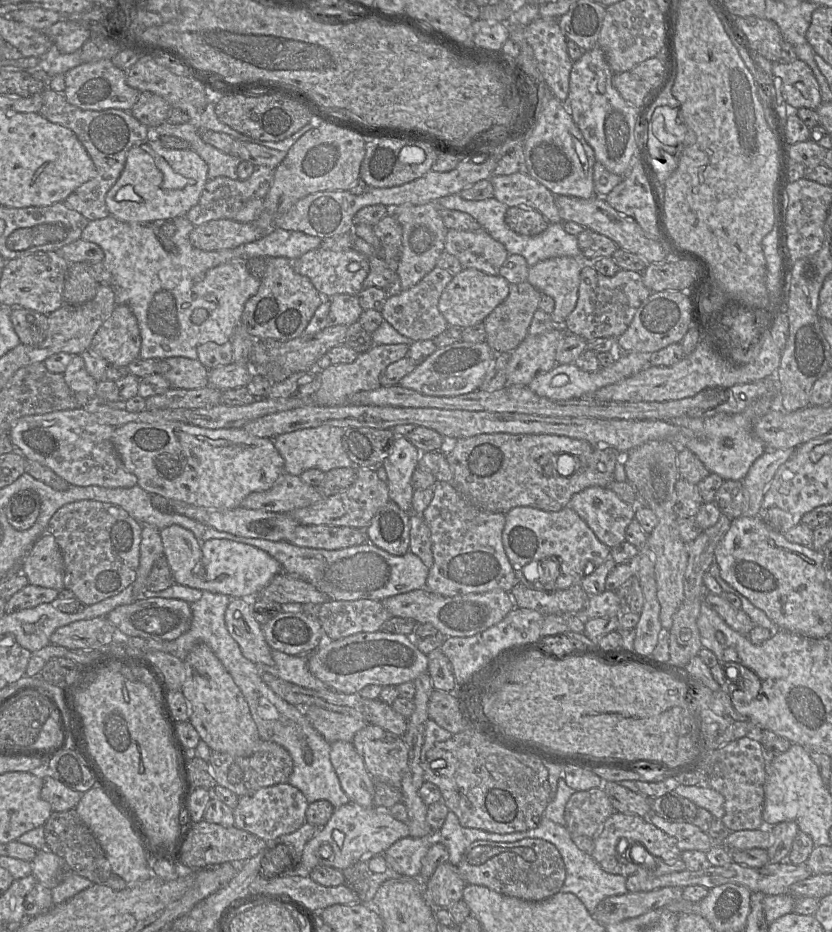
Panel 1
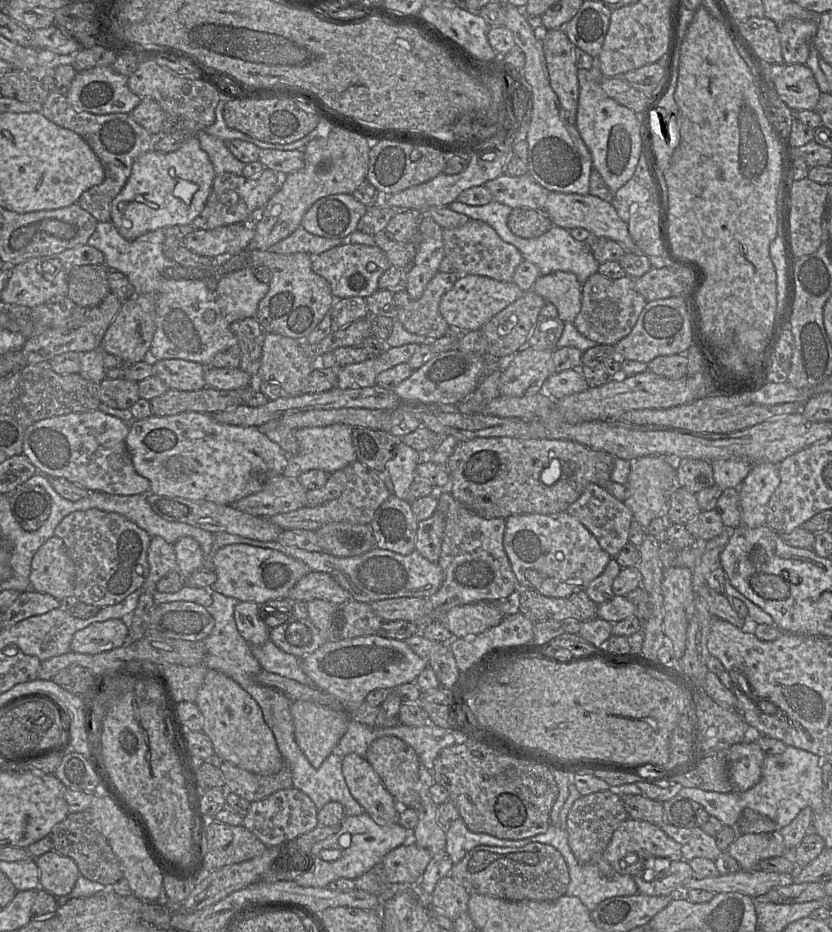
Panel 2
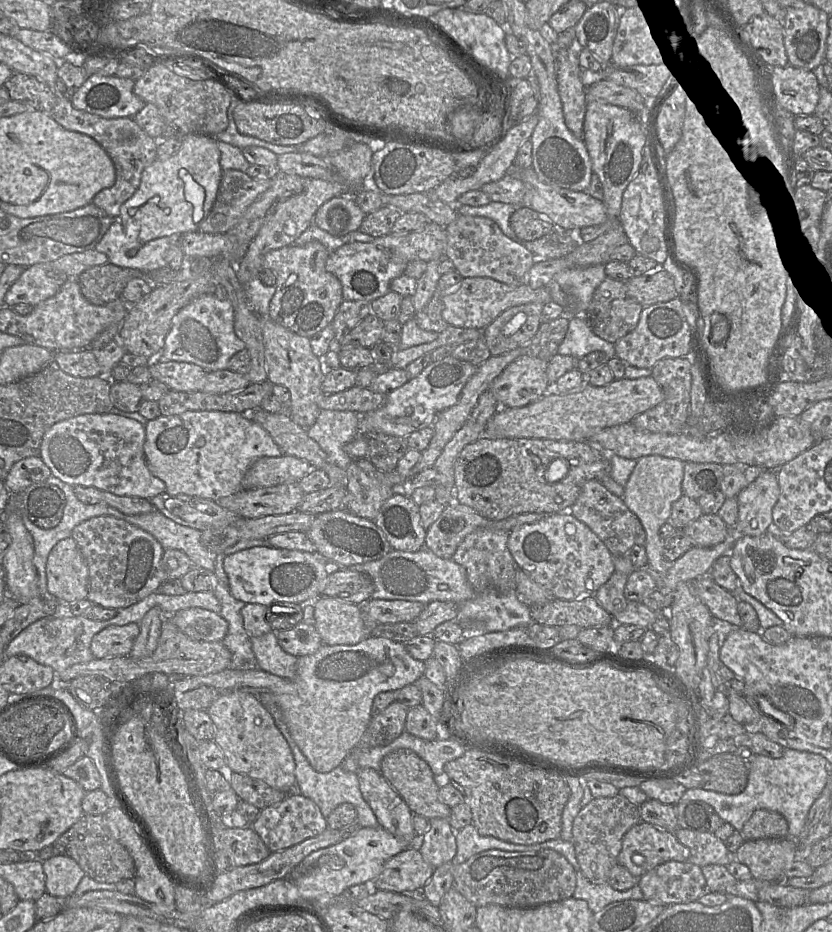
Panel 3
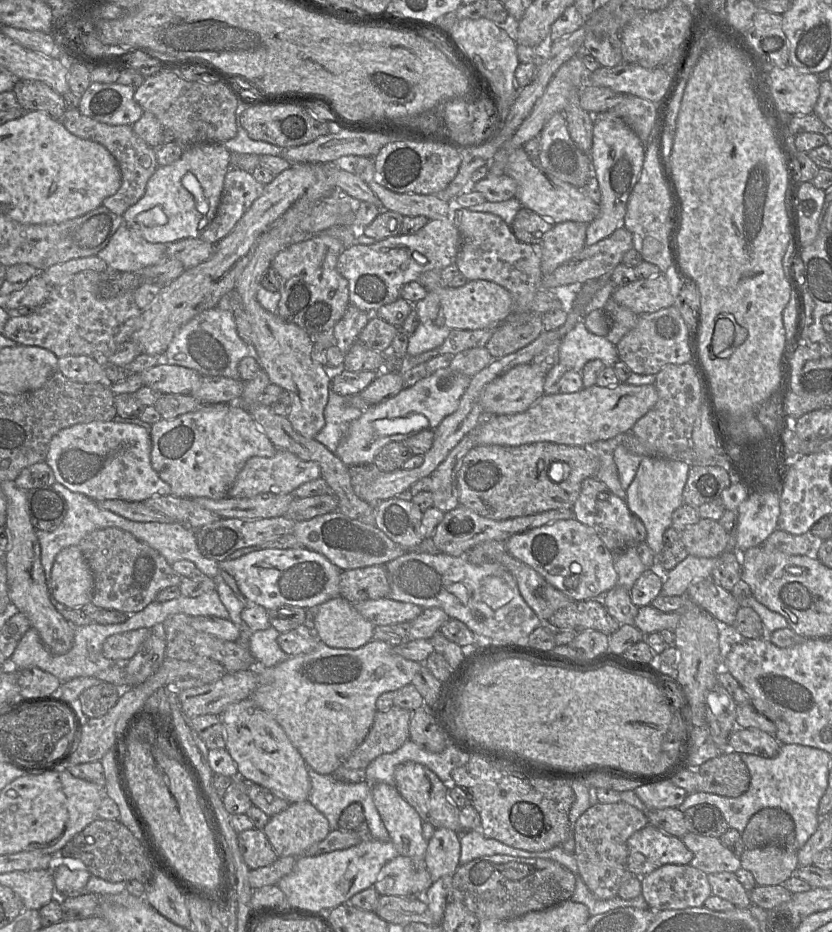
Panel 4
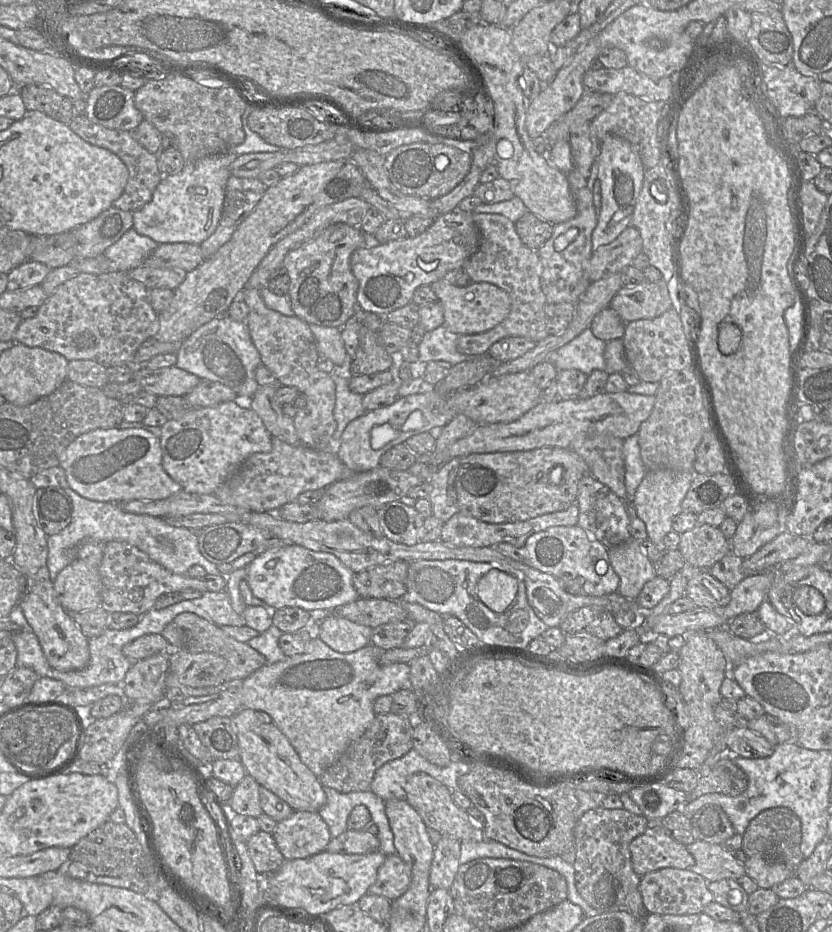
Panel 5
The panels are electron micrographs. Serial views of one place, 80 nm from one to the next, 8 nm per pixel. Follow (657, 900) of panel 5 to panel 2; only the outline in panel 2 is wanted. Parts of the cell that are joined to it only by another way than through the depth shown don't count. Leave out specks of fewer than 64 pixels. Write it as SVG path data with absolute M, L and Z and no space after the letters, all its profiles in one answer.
M655 859L655 864L640 871L634 882L638 891L650 896L681 896L685 894L683 884L694 877L694 871L685 860L671 861Z

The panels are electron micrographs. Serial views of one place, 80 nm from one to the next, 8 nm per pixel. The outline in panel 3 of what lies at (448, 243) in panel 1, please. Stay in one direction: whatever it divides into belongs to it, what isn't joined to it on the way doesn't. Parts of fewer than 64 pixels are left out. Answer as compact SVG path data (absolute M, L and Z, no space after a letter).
M458 214L445 229L445 256L452 260L463 278L486 277L511 286L528 284L528 273L535 264L535 256L523 244L507 237L492 219Z

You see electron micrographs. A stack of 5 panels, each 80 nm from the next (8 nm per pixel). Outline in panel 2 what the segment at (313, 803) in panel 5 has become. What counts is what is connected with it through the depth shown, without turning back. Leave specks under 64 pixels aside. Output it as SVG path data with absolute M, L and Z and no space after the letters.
M209 669L194 702L203 716L202 731L212 742L216 761L227 761L244 770L272 775L284 766L273 732L257 702L231 677Z

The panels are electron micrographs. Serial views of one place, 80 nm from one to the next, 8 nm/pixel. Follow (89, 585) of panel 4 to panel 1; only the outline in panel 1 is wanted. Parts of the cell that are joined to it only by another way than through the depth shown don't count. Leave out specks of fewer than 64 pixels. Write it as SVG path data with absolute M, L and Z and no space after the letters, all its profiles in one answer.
M50 533L43 534L30 548L22 560L22 573L30 584L64 589L64 562L61 550Z

